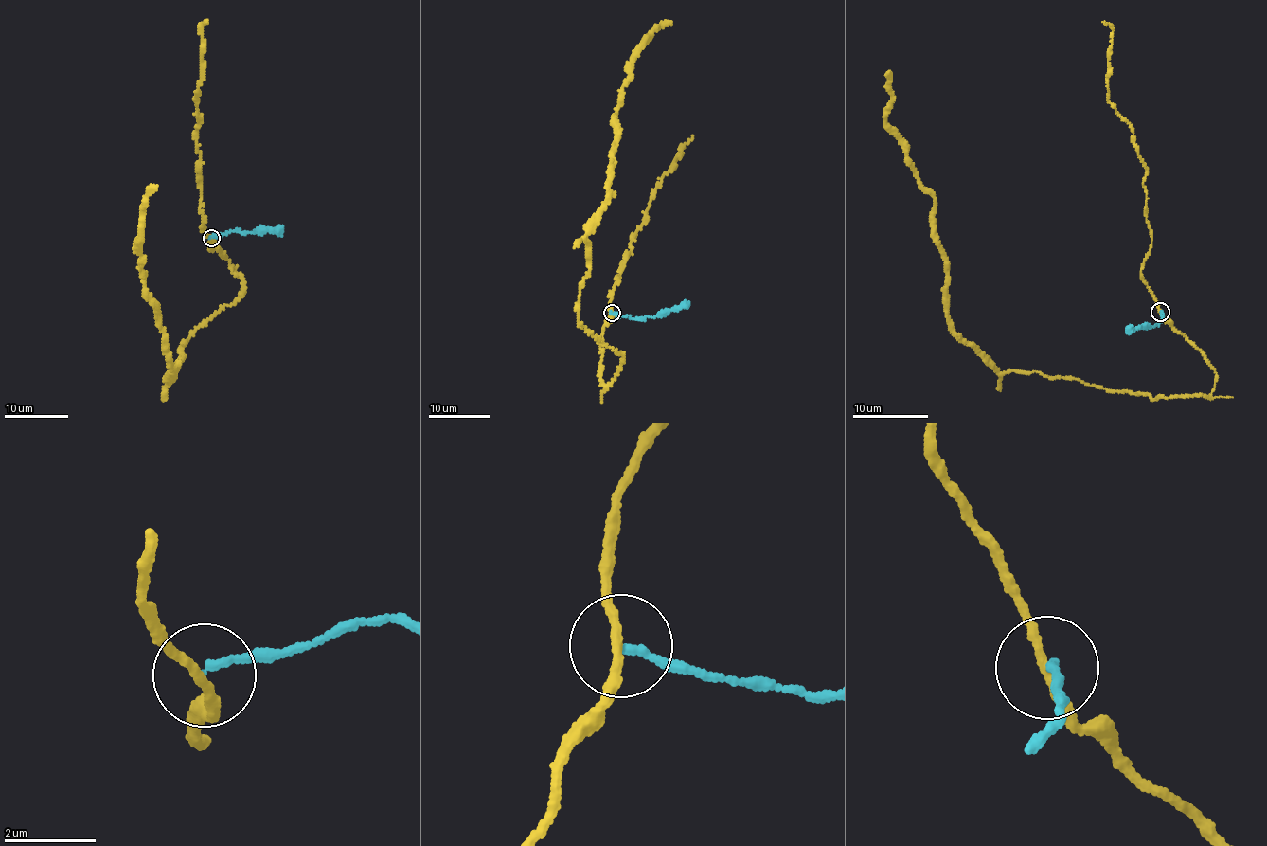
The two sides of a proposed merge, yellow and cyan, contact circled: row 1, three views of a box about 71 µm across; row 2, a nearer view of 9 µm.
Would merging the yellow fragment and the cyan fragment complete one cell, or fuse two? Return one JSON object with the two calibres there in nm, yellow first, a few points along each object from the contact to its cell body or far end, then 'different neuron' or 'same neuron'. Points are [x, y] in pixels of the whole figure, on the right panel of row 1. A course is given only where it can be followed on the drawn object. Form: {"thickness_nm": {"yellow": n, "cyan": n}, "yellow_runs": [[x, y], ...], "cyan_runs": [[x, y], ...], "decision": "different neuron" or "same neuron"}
{"thickness_nm": {"yellow": 180, "cyan": 170}, "yellow_runs": [[1160, 312], [1213, 368], [1208, 396], [1152, 399], [1000, 374], [953, 327], [934, 196], [885, 122], [888, 72]], "cyan_runs": [[1160, 312], [1162, 322], [1147, 330], [1128, 328]], "decision": "different neuron"}

